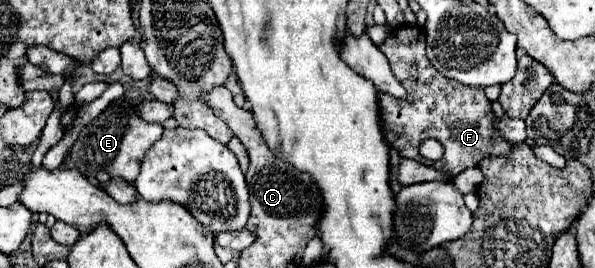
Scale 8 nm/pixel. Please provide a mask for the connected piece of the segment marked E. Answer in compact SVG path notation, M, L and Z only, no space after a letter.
M128 86L124 96L116 104L110 104L96 120L92 120L88 126L82 128L80 136L76 138L74 146L70 149L68 160L64 162L64 166L69 169L74 169L74 166L76 166L76 170L82 175L89 176L89 160L94 160L99 170L104 169L112 176L120 176L120 178L126 178L128 182L134 182L138 172L140 172L142 156L148 152L148 148L164 132L162 124L146 122L138 114L138 110L134 106L142 104L142 102L144 102L142 90L136 90L134 86Z

